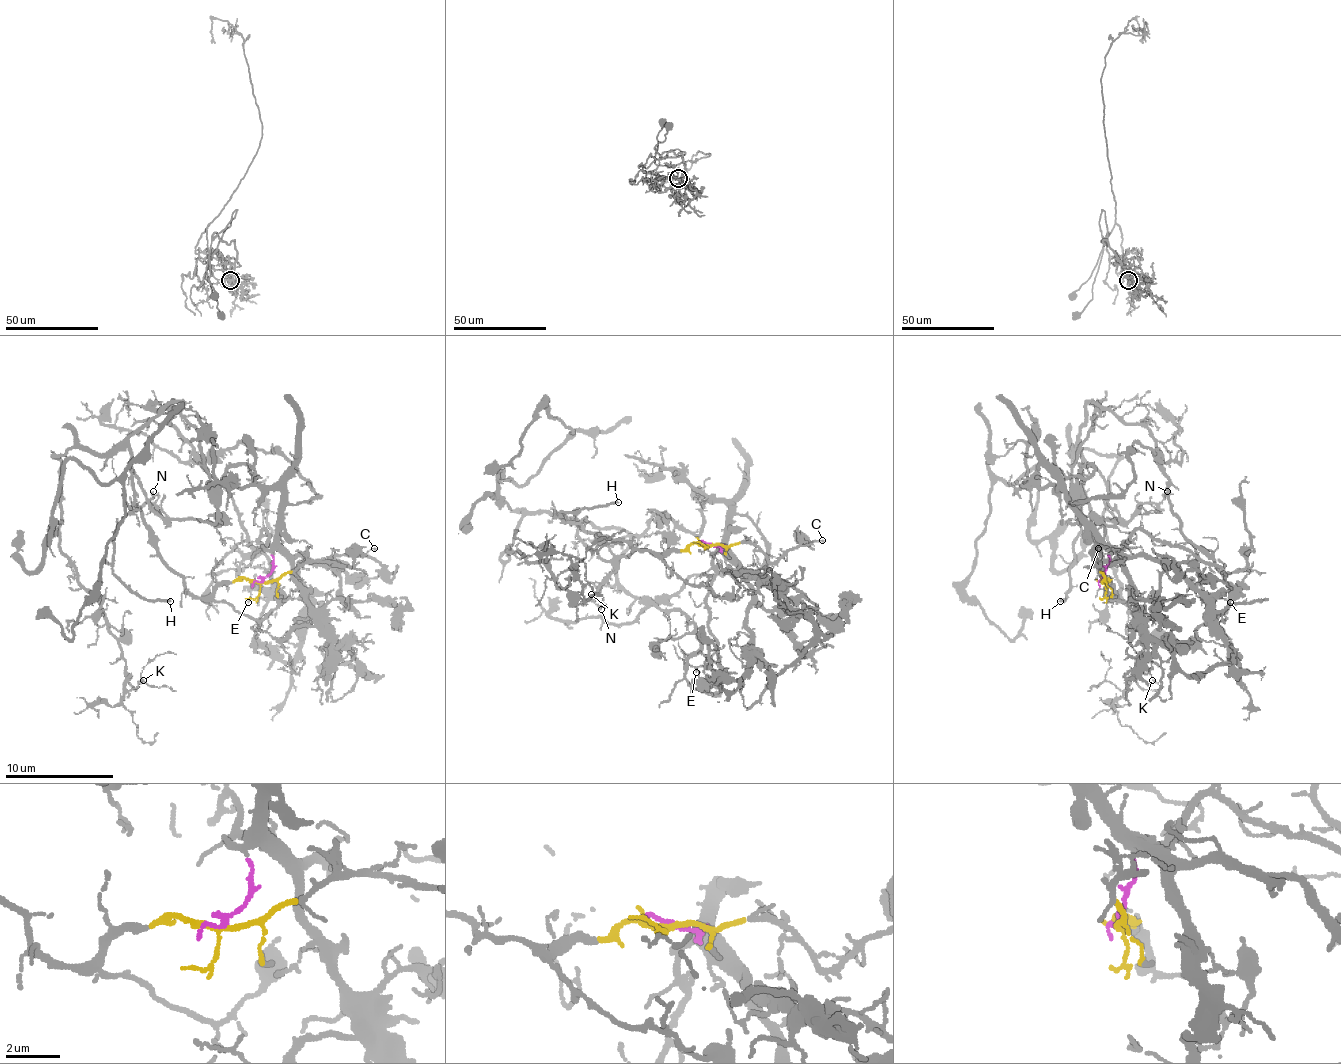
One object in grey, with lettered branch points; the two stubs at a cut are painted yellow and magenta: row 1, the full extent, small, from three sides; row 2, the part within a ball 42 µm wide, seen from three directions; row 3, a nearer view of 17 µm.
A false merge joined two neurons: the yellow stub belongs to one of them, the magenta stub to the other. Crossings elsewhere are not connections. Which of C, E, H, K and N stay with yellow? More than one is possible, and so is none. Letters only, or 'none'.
C, H, K, N

